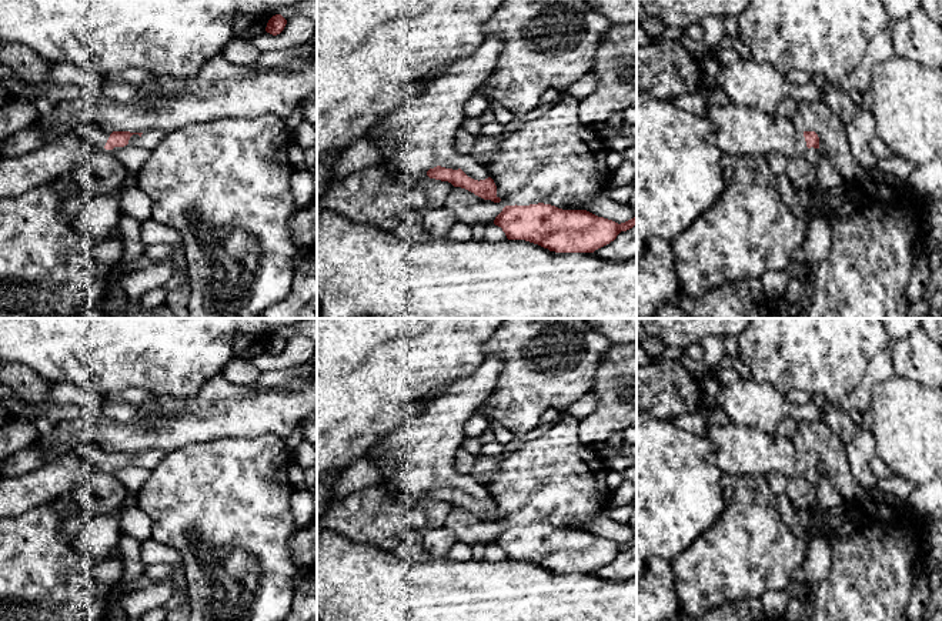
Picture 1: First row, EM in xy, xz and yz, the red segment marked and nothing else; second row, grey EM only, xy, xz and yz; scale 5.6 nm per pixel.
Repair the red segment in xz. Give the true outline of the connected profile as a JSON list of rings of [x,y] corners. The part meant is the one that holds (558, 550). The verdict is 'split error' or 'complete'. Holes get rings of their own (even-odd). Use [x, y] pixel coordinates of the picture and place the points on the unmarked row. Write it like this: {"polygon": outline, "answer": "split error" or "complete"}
{"polygon": [[[551,524],[505,525],[495,537],[508,560],[525,560],[555,572],[594,572],[609,564],[621,551],[637,545],[637,535],[625,542],[598,537],[587,530],[562,530]]], "answer": "complete"}

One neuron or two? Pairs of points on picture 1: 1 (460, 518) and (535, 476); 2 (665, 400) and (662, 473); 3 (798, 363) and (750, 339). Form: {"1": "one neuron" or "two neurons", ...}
{"1": "one neuron", "2": "two neurons", "3": "one neuron"}

